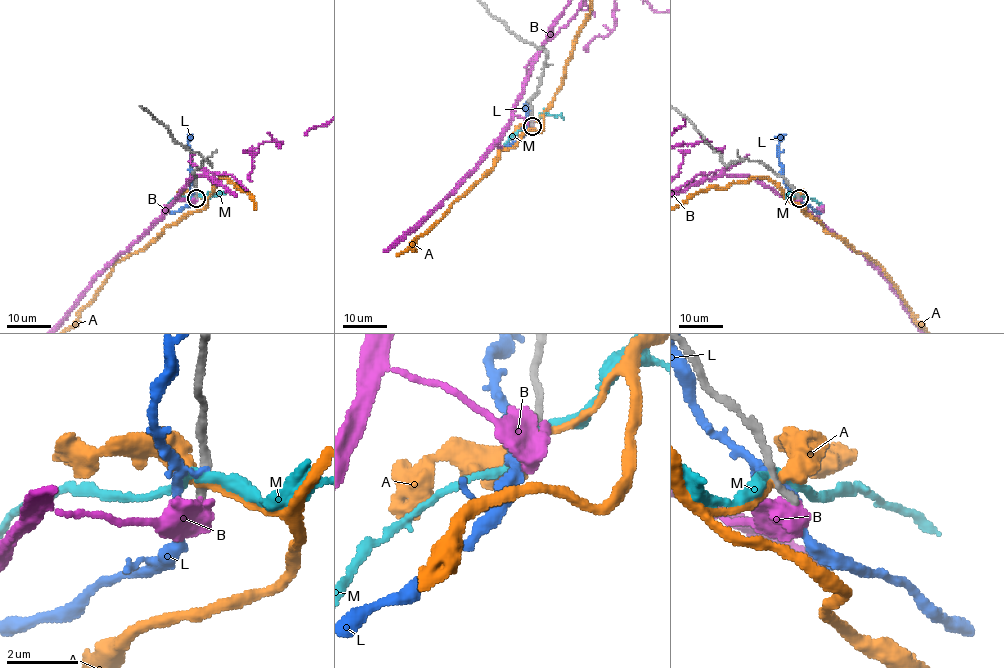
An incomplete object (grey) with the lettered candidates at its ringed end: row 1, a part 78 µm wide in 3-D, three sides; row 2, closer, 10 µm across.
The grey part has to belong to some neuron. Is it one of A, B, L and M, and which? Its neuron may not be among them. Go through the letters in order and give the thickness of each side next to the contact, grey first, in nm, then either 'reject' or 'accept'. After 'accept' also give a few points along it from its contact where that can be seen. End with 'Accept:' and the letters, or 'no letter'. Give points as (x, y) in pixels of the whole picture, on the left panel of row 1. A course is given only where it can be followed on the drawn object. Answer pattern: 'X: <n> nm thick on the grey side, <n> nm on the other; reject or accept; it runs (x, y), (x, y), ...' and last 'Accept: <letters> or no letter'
A: 280 nm thick on the grey side, 260 nm on the other; reject
B: 240 nm thick on the grey side, 750 nm on the other; reject
L: 280 nm thick on the grey side, 130 nm on the other; reject
M: 280 nm thick on the grey side, 240 nm on the other; reject
Accept: no letter

